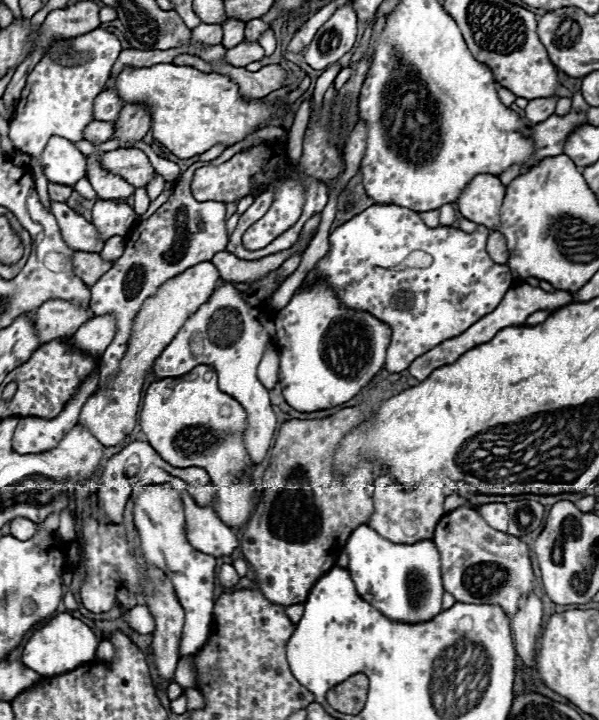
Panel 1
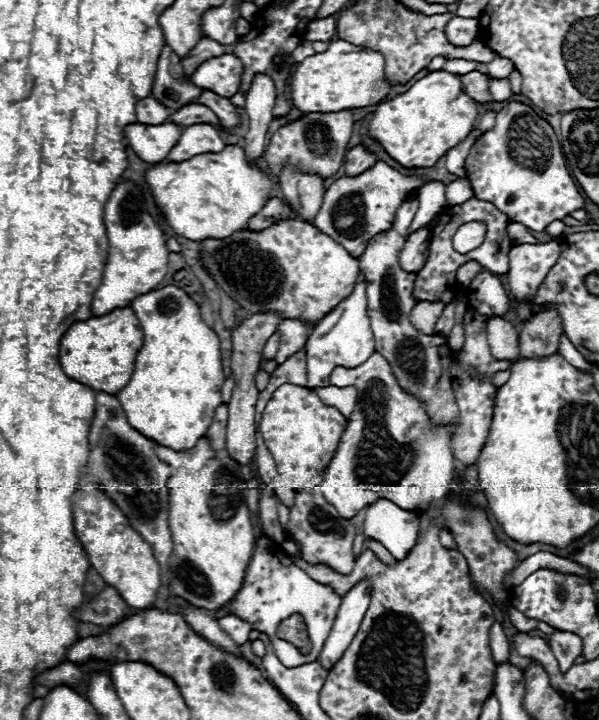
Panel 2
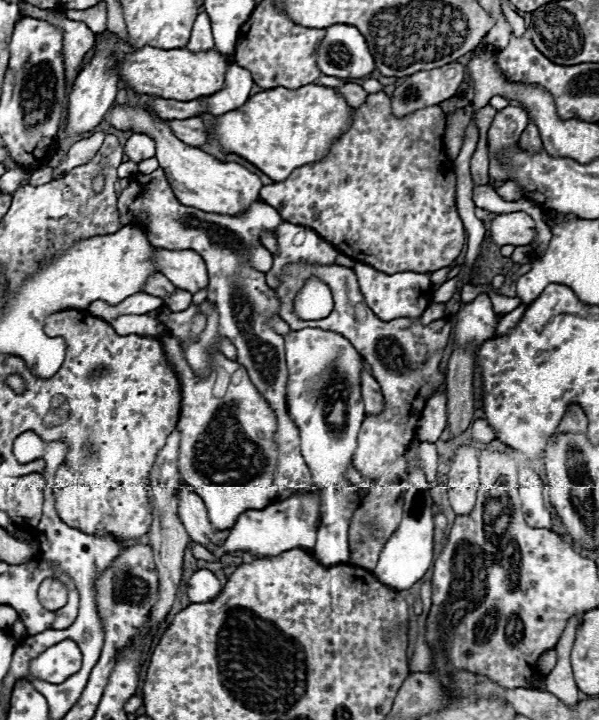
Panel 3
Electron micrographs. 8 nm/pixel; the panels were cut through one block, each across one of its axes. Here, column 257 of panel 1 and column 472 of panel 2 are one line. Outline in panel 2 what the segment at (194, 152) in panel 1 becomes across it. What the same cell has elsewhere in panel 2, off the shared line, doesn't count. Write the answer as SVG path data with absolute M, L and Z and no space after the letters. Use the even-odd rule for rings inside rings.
M436 70L418 80L408 92L378 104L370 120L370 134L384 146L384 150L400 162L410 166L434 166L450 148L460 144L478 120L478 104L462 90L458 74Z

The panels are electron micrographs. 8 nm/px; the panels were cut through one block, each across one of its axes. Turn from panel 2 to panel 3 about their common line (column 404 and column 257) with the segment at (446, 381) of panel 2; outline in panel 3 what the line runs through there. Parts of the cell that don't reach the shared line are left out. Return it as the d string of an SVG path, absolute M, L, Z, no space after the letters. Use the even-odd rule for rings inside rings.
M162 168L152 174L134 174L128 188L122 190L118 198L118 210L120 222L124 226L138 220L140 212L146 212L150 216L146 234L152 246L162 246L170 250L194 250L204 258L210 274L208 300L216 304L216 310L220 314L220 332L236 346L238 362L248 370L252 384L270 404L278 422L274 434L274 442L278 446L278 466L274 472L274 484L276 488L280 488L278 500L286 500L298 492L308 492L312 484L312 474L300 454L298 428L290 420L284 400L288 378L284 360L284 338L266 324L266 318L270 314L278 314L278 300L274 298L274 292L270 292L270 288L266 286L264 274L250 268L248 264L250 244L260 242L260 230L266 228L274 232L276 226L282 222L280 214L260 200L250 204L250 208L238 216L218 216L192 206L184 206L174 196Z

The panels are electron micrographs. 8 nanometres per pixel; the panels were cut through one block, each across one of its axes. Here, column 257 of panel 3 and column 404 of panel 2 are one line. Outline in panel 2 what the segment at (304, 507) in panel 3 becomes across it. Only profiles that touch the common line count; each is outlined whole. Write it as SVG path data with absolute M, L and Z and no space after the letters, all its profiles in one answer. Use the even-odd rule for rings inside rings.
M378 500L364 507L350 522L390 550L396 560L404 560L416 544L420 514L402 510L390 500Z

